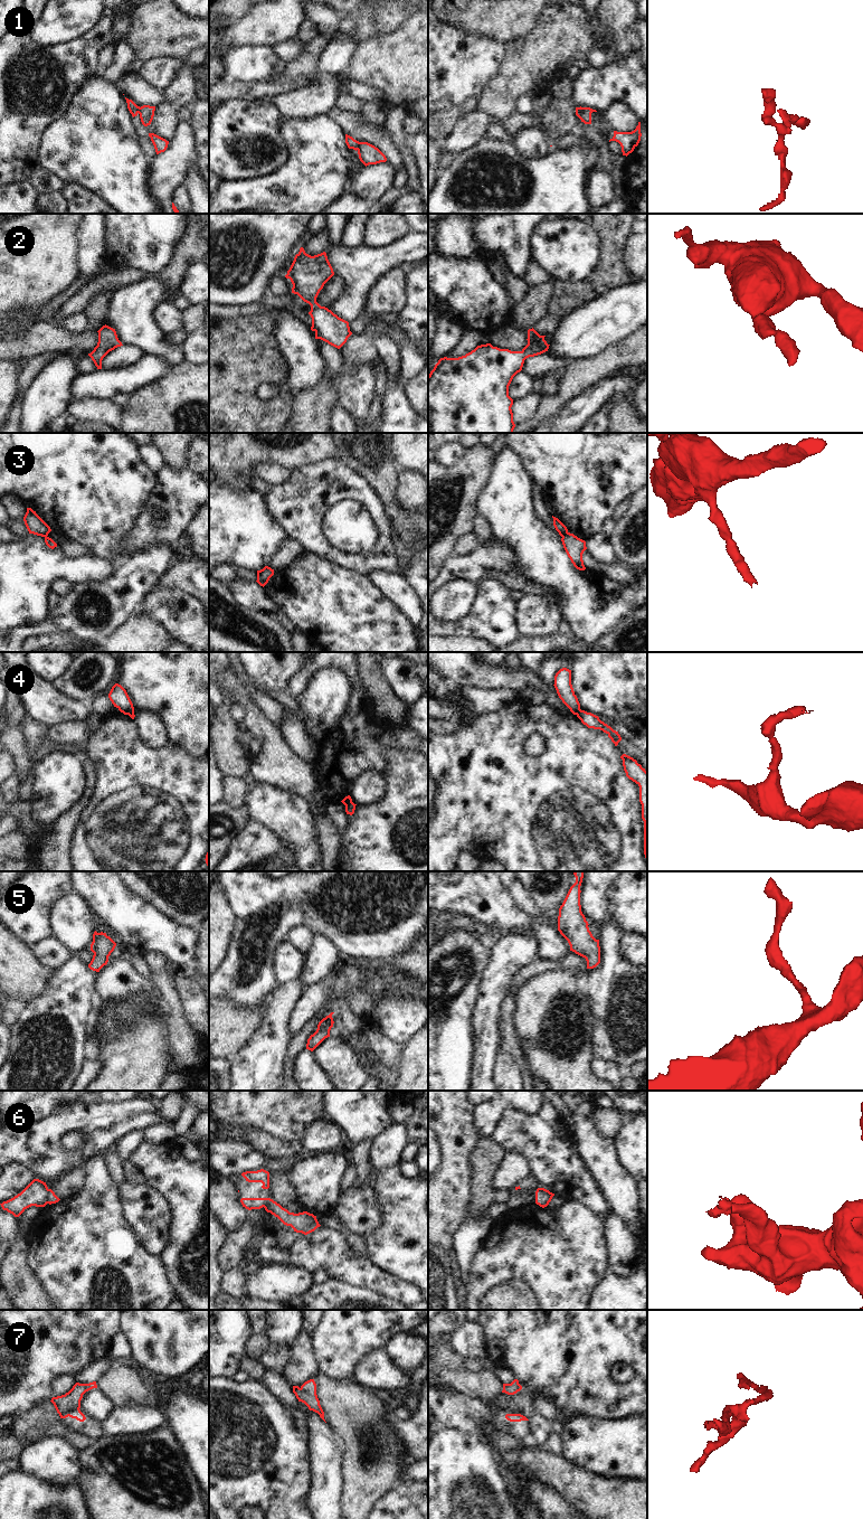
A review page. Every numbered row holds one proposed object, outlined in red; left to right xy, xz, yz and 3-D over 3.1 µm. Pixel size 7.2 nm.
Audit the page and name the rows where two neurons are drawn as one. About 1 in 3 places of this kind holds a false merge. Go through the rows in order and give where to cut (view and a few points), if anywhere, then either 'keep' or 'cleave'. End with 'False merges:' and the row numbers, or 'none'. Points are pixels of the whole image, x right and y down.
1: cut xz (359, 142), (357, 149); cleave
2: cut none; keep
3: cut yz (568, 532), (562, 537); cleave
4: cut yz (580, 709), (576, 714); cleave
5: cut none; keep
6: cut xy (49, 1189), (46, 1203); cleave
7: cut none; keep
False merges: 1, 3, 4, 6

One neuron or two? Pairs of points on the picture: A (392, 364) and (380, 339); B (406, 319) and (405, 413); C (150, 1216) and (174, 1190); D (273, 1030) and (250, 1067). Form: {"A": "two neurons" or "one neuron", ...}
{"A": "one neuron", "B": "one neuron", "C": "two neurons", "D": "one neuron"}

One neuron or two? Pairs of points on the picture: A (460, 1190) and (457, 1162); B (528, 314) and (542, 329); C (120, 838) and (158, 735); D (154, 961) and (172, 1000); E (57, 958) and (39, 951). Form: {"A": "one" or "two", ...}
{"A": "one", "B": "two", "C": "two", "D": "one", "E": "one"}

